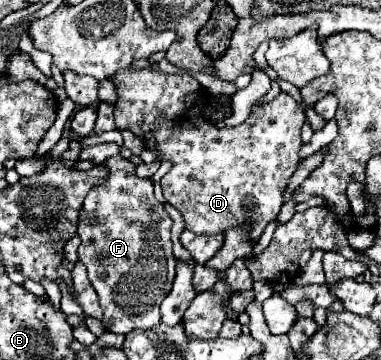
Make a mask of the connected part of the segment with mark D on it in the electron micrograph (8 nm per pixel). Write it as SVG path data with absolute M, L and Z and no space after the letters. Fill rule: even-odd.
M120 69L110 77L116 87L116 103L114 103L114 119L116 127L124 127L132 131L136 137L144 141L146 149L158 153L158 161L172 163L170 171L162 177L160 187L170 205L174 205L184 221L186 229L202 235L224 233L230 227L244 227L250 223L250 239L260 239L266 225L274 221L284 203L282 191L286 187L288 177L298 167L298 151L302 147L300 127L304 123L304 111L300 105L288 95L280 93L270 103L254 103L248 119L236 127L218 127L218 121L204 117L204 109L210 99L202 93L200 83L186 71L164 73L158 69Z

